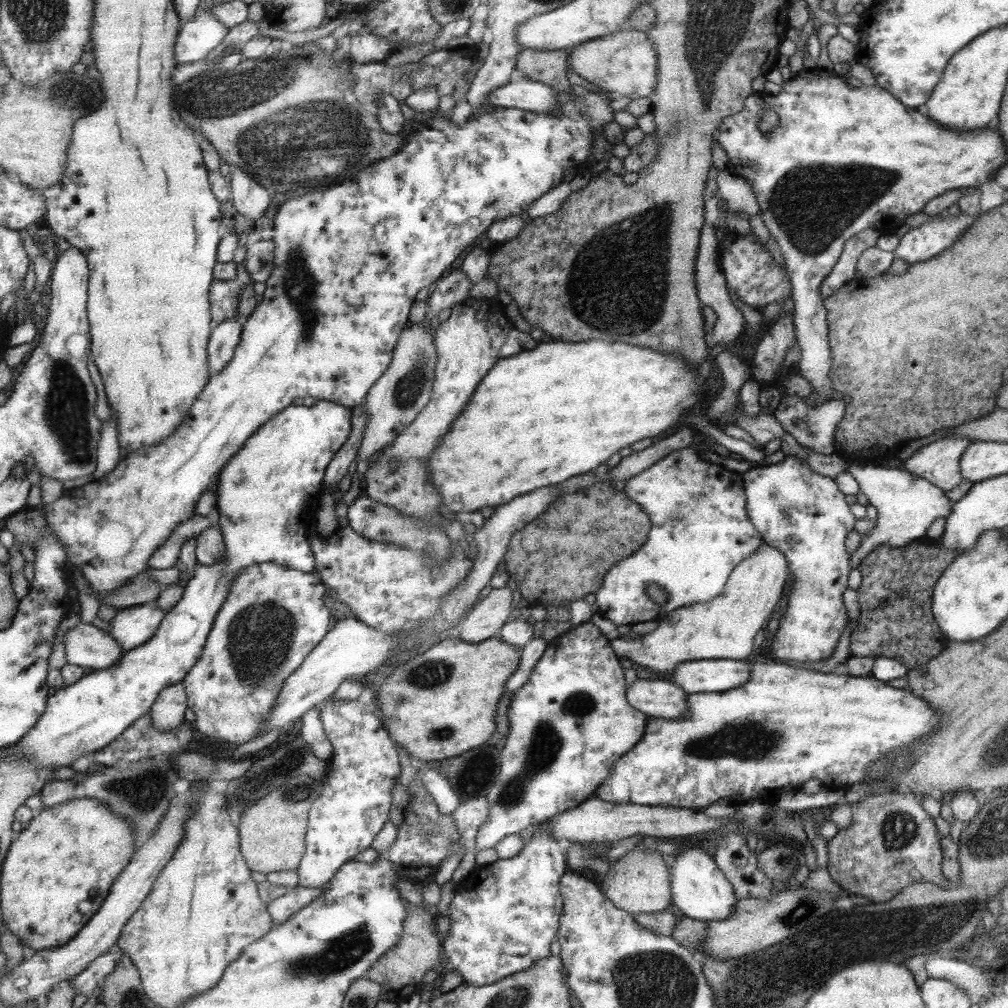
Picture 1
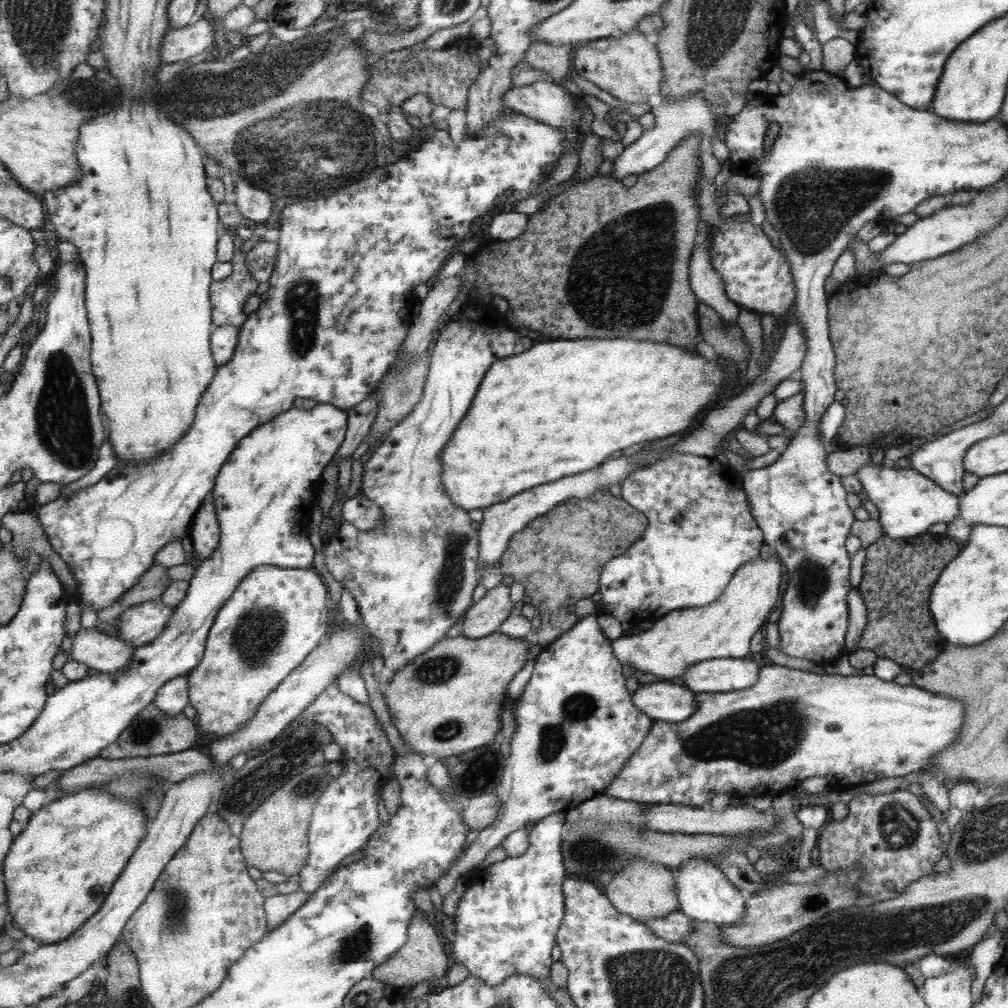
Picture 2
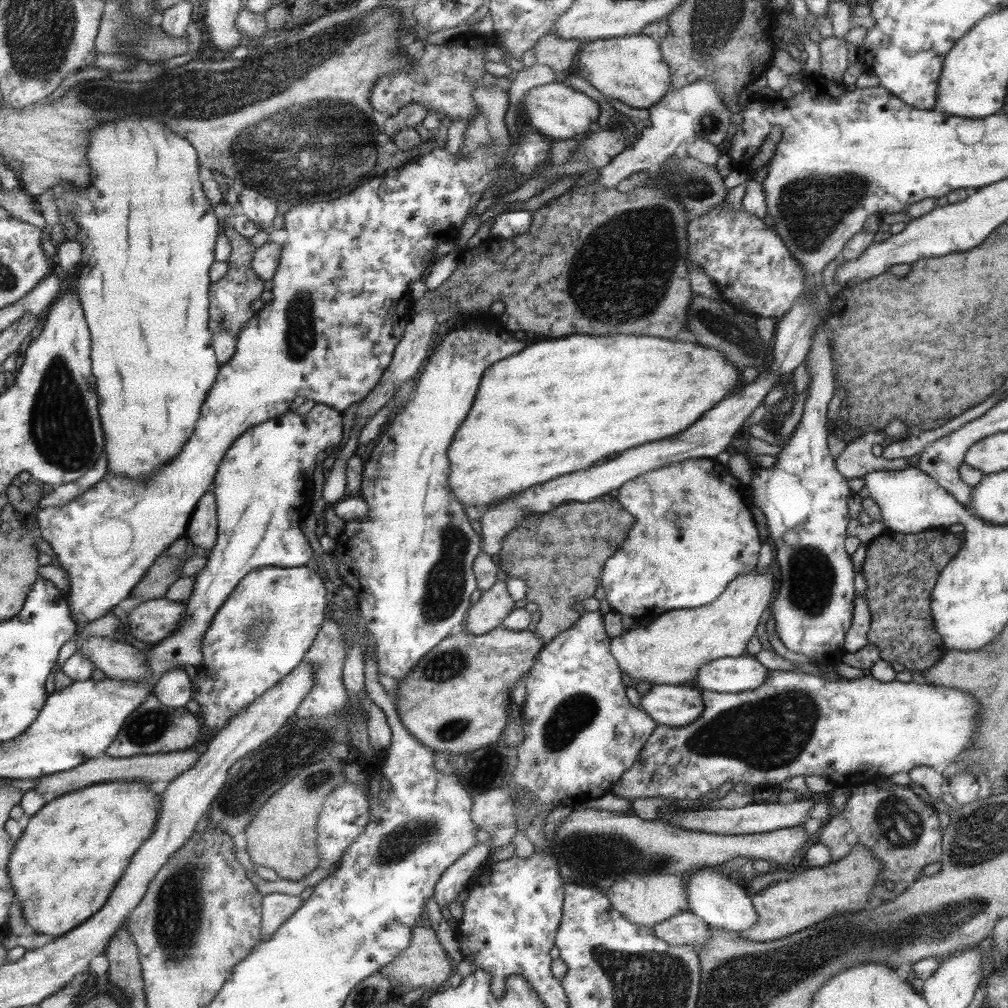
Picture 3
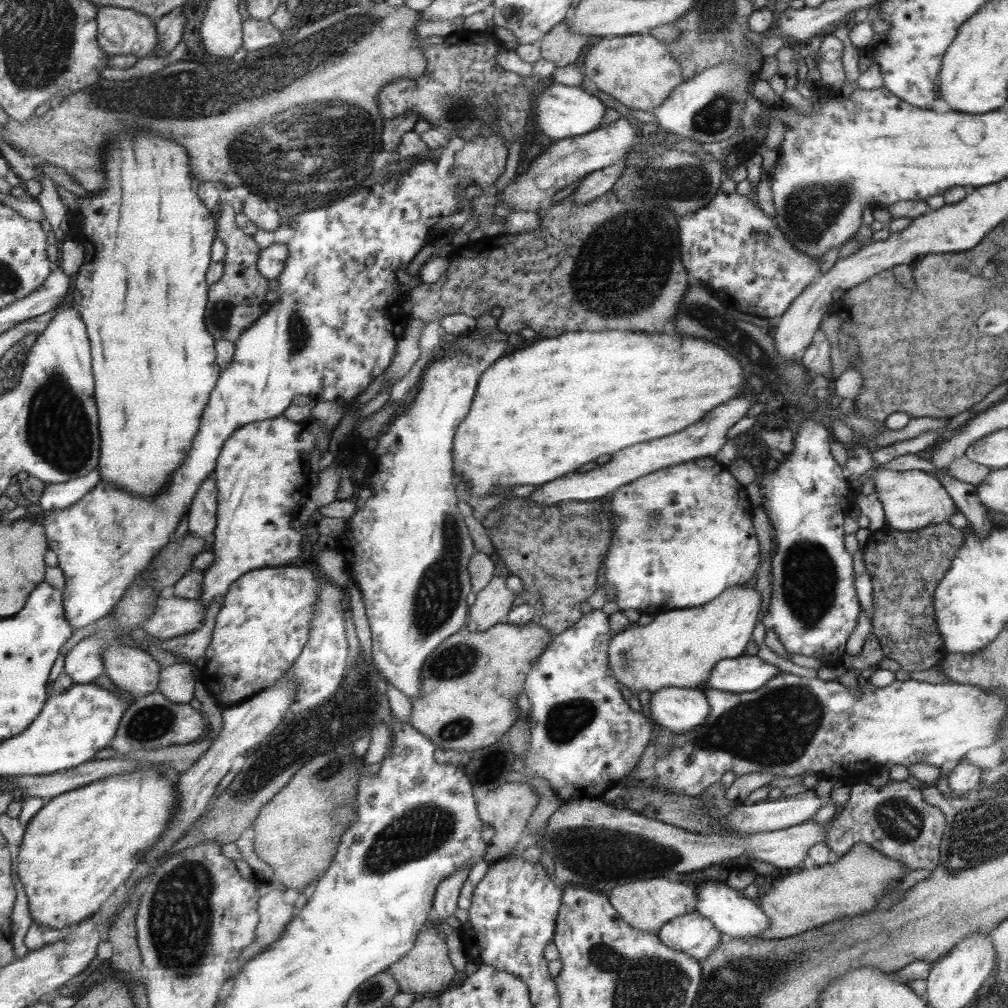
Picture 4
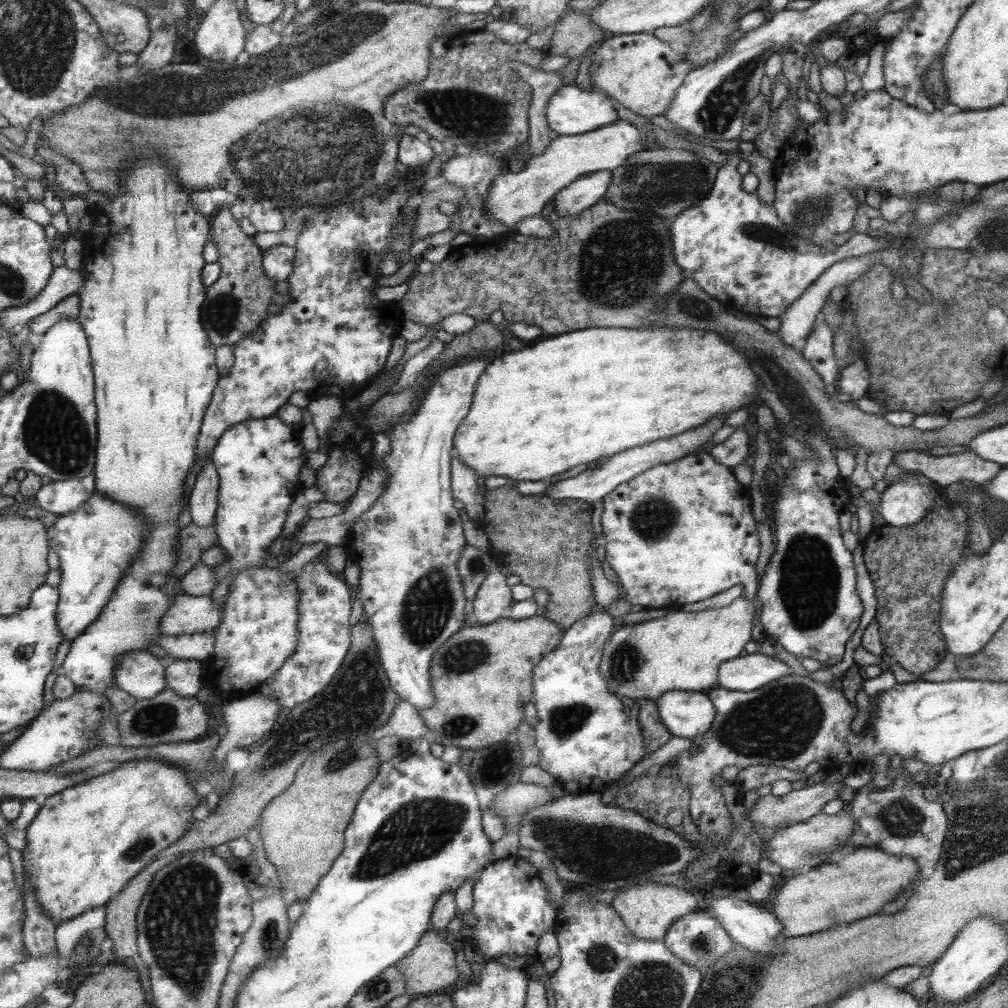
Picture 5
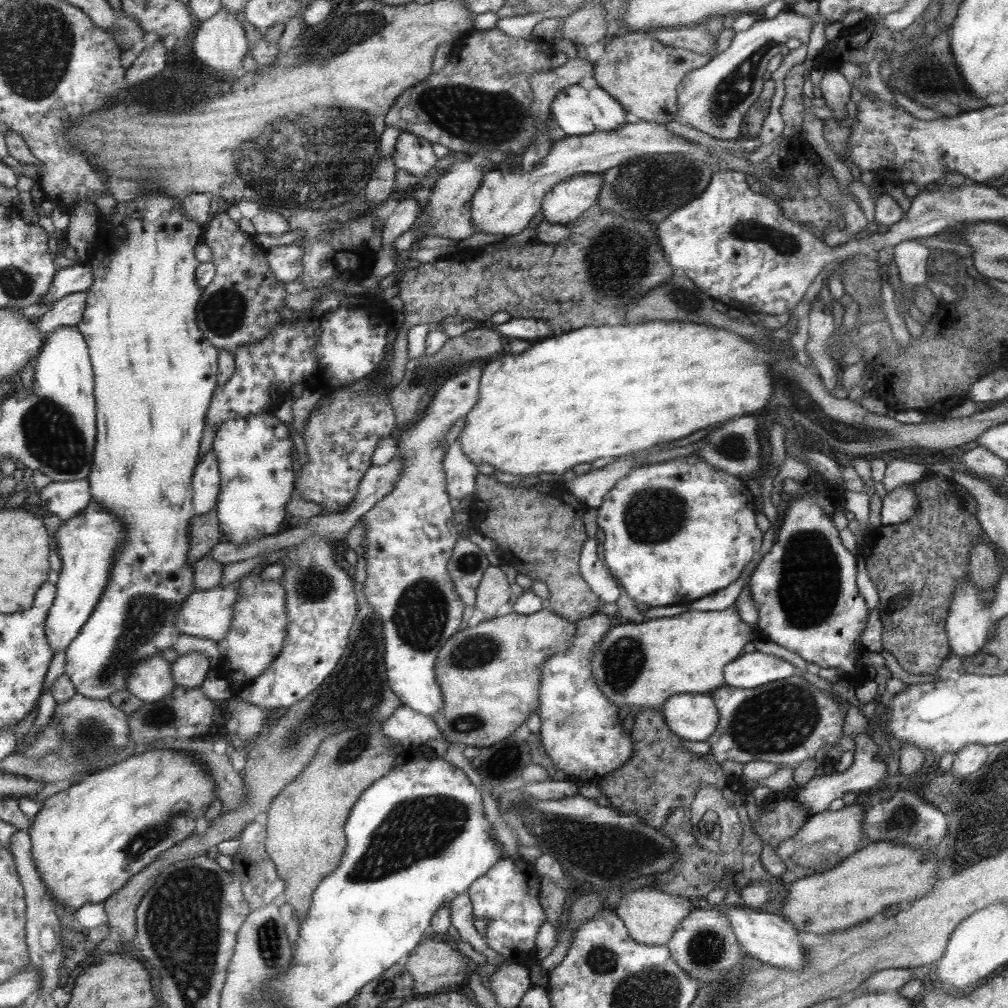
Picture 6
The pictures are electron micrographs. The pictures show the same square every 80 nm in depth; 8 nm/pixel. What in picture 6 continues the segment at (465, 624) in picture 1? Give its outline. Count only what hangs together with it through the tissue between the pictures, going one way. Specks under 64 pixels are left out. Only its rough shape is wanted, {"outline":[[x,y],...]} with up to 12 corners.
{"outline":[[489,565],[478,582],[474,608],[493,616],[512,600],[505,575]]}

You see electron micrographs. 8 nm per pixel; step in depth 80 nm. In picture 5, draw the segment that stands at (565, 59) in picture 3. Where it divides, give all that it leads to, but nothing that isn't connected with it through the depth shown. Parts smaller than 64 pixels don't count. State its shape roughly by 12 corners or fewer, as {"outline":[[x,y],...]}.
{"outline":[[573,11],[555,25],[546,56],[580,58],[604,30],[587,11]]}

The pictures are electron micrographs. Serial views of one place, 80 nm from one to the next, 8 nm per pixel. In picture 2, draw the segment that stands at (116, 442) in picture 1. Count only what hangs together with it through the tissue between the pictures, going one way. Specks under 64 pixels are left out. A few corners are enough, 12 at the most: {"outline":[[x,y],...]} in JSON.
{"outline":[[109,435],[100,458],[89,475],[63,486],[61,496],[77,491],[101,482],[119,463]]}

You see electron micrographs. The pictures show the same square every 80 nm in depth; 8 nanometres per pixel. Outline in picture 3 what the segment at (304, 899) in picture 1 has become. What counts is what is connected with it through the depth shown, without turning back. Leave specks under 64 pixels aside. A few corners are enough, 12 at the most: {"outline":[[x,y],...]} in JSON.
{"outline":[[269,893],[261,941],[269,940],[305,901]]}

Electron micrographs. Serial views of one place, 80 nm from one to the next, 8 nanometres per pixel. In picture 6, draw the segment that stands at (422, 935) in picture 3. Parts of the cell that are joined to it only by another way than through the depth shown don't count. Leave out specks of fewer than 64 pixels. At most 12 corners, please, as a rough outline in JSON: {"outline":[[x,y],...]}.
{"outline":[[425,938],[403,968],[413,992],[450,990],[473,965]]}

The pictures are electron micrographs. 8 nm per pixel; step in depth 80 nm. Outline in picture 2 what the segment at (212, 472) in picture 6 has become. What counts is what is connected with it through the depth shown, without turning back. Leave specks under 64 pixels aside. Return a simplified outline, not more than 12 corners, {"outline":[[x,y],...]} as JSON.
{"outline":[[213,499],[204,502],[189,528],[200,556],[212,557],[220,545]]}

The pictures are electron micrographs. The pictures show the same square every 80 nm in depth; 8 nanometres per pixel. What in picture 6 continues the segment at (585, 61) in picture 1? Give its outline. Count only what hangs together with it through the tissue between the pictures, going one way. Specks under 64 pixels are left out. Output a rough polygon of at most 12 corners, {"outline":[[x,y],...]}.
{"outline":[[643,31],[606,40],[599,88],[636,120],[676,120],[676,86],[709,55],[661,46]]}

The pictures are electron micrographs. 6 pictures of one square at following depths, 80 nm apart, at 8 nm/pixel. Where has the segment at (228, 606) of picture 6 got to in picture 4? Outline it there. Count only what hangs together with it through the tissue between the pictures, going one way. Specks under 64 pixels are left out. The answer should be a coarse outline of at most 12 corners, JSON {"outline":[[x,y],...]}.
{"outline":[[159,598],[141,629],[161,640],[188,635],[207,616],[199,599]]}

